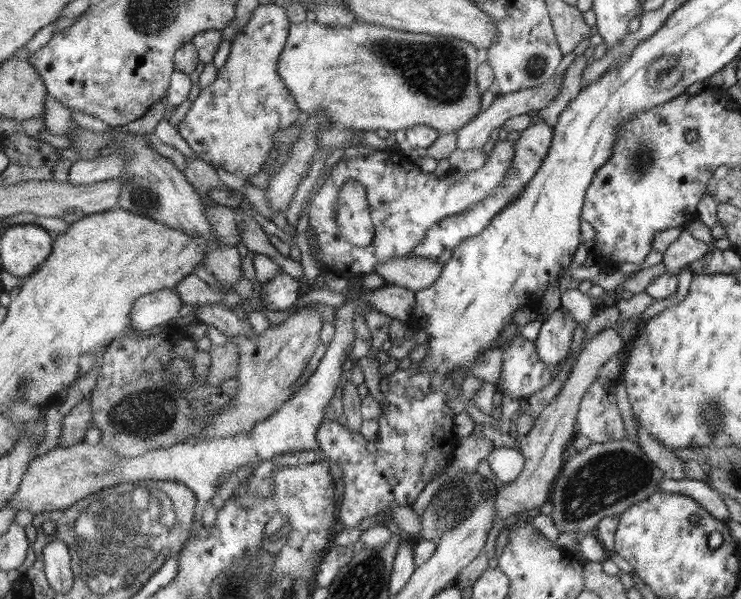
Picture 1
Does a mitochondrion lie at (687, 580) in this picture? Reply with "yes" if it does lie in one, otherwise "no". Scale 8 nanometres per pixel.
no

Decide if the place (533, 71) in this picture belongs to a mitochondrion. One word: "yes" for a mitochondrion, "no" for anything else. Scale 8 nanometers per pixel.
no

